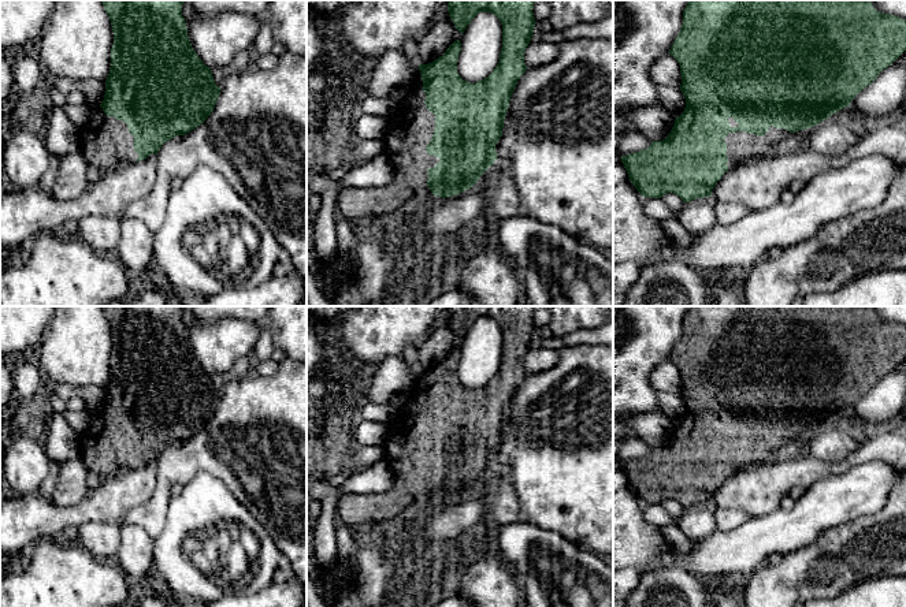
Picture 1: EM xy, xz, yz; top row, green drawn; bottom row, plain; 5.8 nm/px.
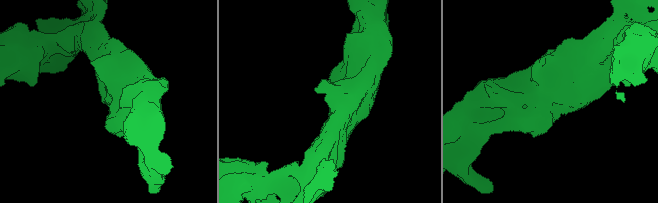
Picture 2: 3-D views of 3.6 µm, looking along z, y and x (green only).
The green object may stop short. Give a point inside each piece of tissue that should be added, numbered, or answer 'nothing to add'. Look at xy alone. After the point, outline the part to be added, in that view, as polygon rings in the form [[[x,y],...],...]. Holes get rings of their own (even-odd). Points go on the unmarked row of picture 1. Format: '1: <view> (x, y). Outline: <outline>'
1: xy (110, 453). Outline: [[[101,413],[96,416],[96,428],[92,437],[81,442],[81,458],[86,468],[101,478],[123,474],[135,469],[134,443],[126,428],[107,422]]]

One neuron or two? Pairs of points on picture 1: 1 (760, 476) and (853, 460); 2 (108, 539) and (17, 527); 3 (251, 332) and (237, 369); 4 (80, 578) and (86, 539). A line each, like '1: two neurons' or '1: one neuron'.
1: one neuron
2: two neurons
3: two neurons
4: two neurons

